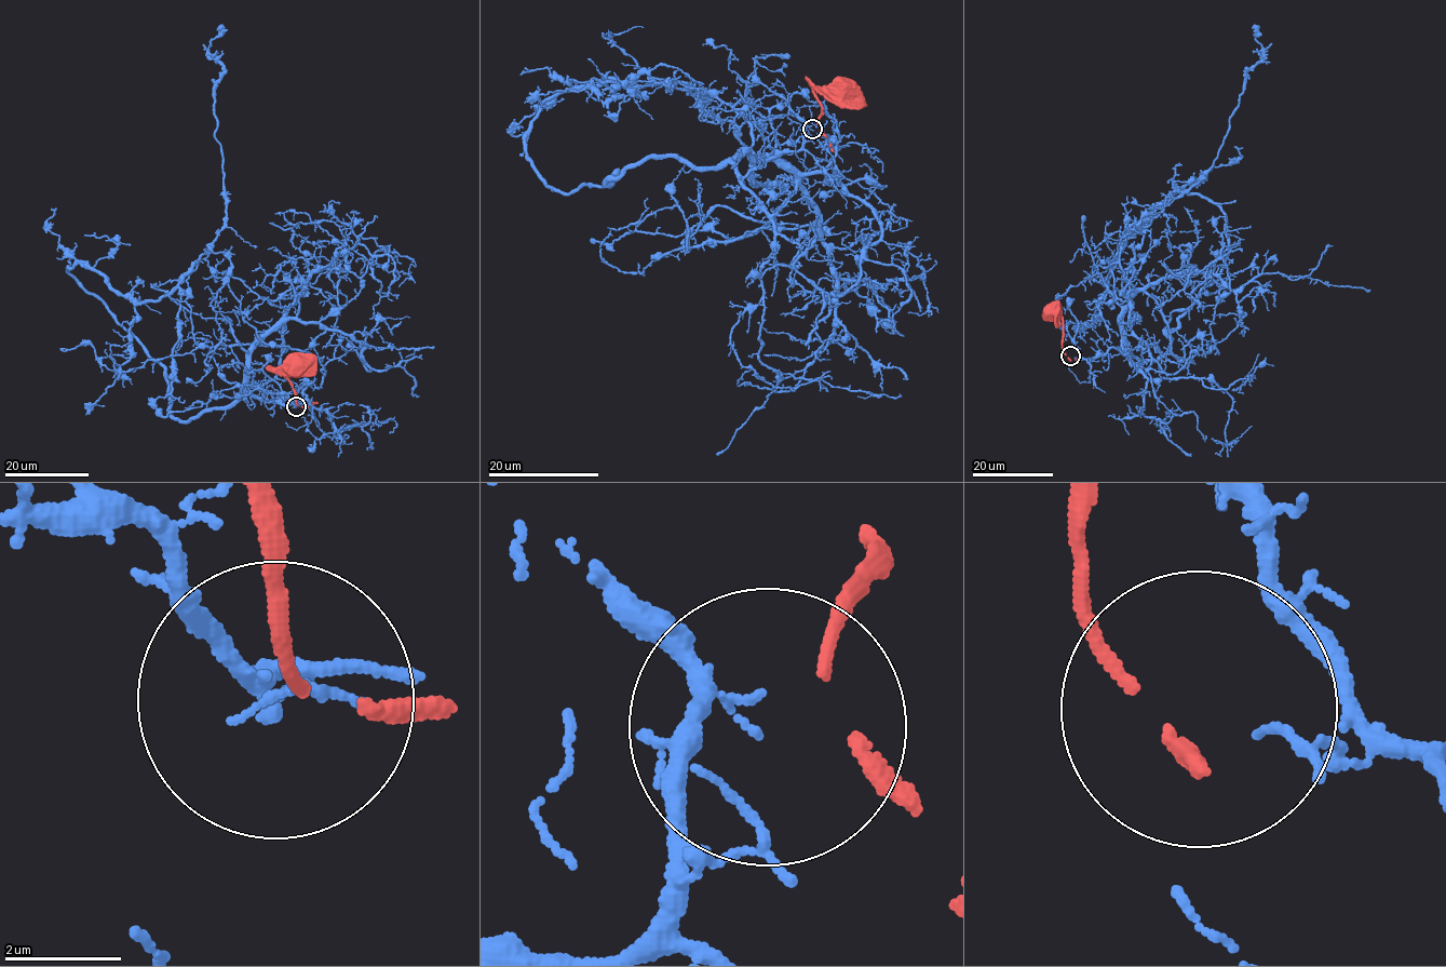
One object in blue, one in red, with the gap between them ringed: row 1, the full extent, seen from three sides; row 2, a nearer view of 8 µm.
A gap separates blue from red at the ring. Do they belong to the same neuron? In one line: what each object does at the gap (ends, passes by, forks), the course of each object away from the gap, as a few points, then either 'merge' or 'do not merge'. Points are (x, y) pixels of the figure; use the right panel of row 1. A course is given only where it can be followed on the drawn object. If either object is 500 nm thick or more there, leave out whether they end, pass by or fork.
blue ends there; red passes by; blue runs (1073, 358), (1125, 352), (1129, 305), (1111, 271), (1124, 205), (1158, 207), (1212, 165), (1260, 58), (1254, 24); red runs (1066, 354), (1063, 348), (1064, 320), (1051, 307); do not merge

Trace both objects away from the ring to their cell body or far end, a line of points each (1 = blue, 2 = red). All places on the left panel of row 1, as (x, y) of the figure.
1: (294, 406), (247, 390), (260, 339), (205, 258), (227, 214), (214, 134), (224, 69), (208, 51), (221, 25)
2: (297, 405), (293, 384), (276, 370), (294, 359), (297, 361)

